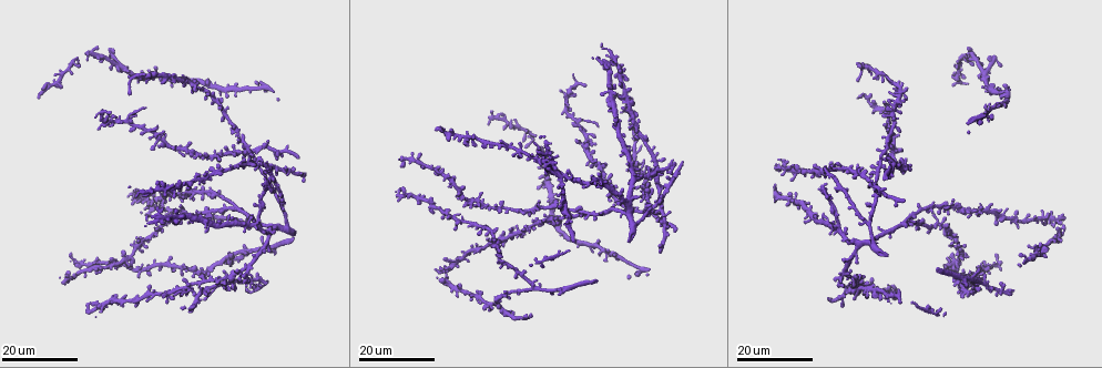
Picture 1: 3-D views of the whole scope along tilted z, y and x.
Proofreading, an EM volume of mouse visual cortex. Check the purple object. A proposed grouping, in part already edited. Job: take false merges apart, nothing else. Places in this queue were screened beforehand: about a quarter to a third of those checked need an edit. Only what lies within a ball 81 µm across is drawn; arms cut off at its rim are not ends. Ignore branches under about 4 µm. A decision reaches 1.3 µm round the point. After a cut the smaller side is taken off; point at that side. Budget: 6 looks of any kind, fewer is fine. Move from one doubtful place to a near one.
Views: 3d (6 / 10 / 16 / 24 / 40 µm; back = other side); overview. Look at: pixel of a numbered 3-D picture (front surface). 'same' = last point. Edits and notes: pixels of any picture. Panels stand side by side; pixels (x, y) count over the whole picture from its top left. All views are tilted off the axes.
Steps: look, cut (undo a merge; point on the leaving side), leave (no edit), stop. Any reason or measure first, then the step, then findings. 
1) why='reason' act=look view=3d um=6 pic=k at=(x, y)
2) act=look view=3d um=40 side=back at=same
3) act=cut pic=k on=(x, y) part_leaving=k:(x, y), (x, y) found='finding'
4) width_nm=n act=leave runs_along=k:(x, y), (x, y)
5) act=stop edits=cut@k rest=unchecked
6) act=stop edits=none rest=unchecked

why='small branch off a trunk' act=look view=3d um=24 pic=1 at=(128, 117)

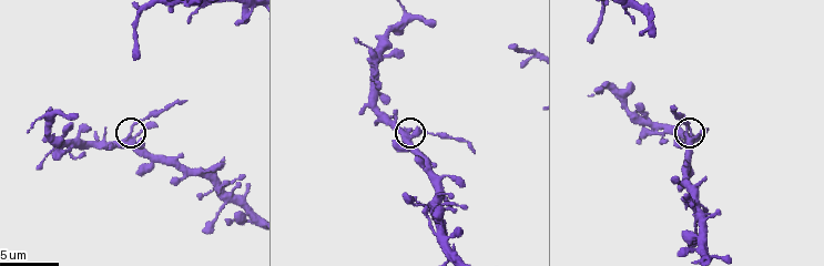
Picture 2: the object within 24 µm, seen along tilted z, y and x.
act=look view=3d um=10 pic=2 at=(130, 136)

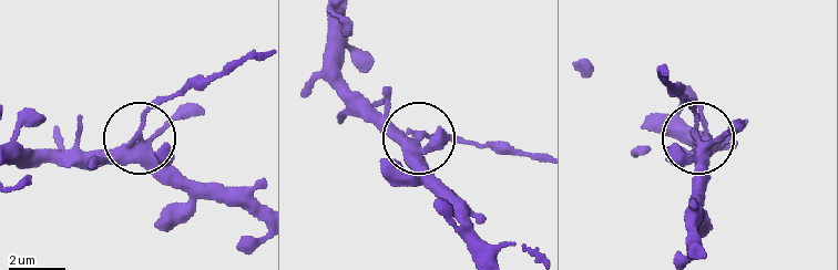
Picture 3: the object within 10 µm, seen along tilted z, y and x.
arms=4 act=cut pic=3 on=(151, 104) found='two neurons meet here'

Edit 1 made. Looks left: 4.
why='branch point' act=look view=3d um=24 pic=1 at=(895, 127)

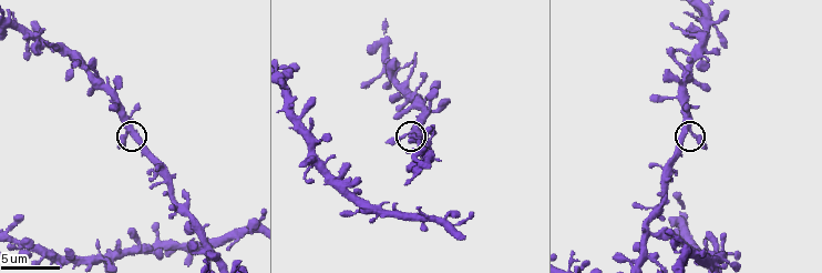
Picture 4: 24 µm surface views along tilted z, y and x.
act=look view=3d um=10 pic=4 at=(411, 131)

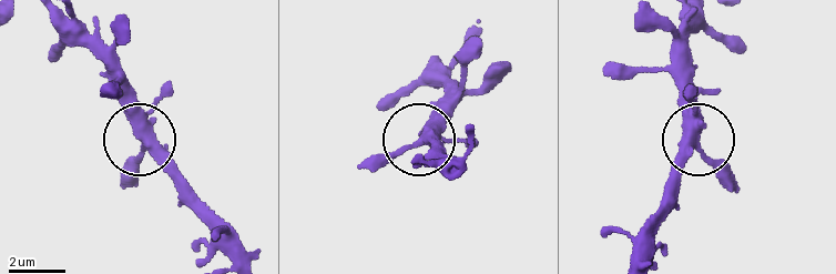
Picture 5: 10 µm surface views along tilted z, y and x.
act=look view=3d um=10 side=back pic=5 at=(694, 145)

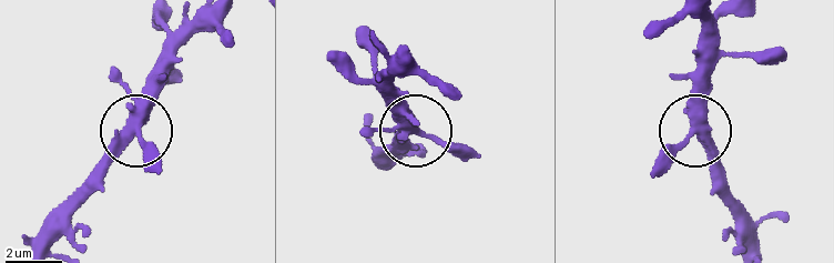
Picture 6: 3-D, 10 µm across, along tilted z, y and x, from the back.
width_nm=340 act=leave runs_along=6:(750, 249), (693, 132), (651, 170) found='all the same neuron'

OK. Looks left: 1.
act=stop edits=cut@3 rest=unchecked

